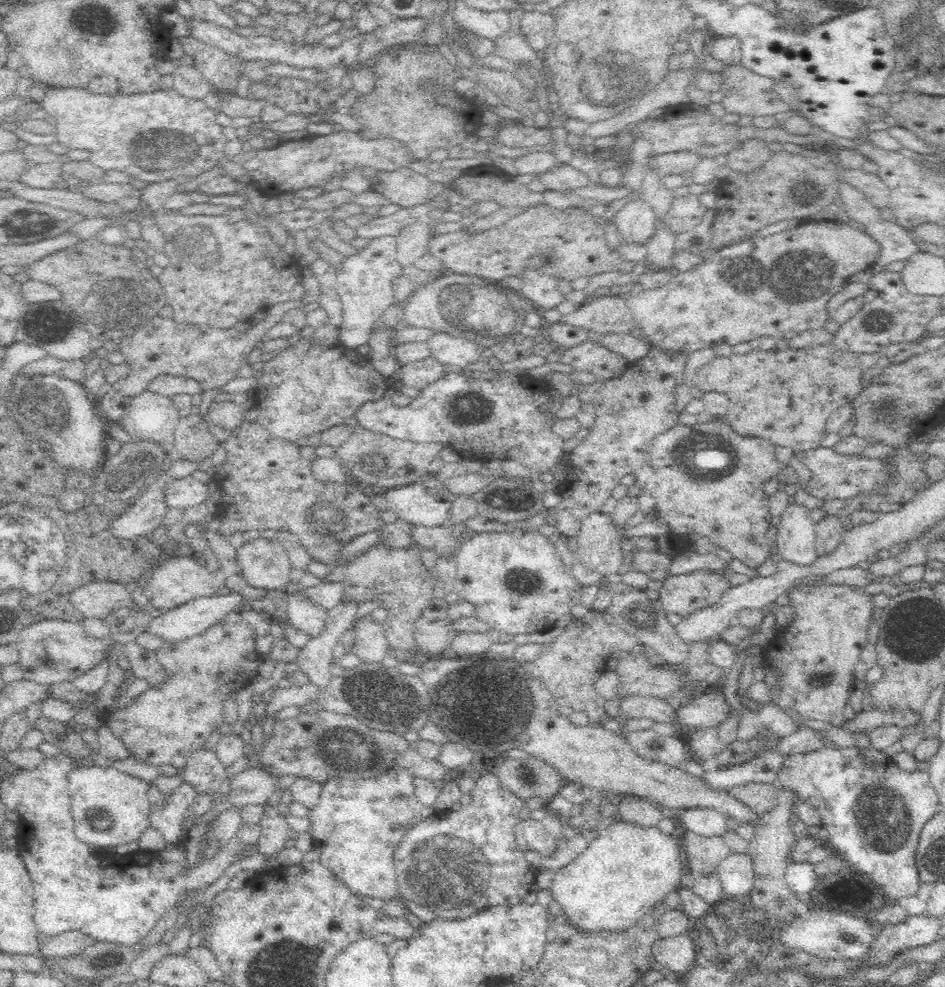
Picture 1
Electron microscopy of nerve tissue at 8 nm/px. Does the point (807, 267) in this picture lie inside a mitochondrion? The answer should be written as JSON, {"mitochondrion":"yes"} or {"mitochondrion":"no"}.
{"mitochondrion":"yes"}

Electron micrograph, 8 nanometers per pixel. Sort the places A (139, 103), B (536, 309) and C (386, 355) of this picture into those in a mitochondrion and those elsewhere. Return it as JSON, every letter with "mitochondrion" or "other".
{"A":"other","B":"other","C":"other"}

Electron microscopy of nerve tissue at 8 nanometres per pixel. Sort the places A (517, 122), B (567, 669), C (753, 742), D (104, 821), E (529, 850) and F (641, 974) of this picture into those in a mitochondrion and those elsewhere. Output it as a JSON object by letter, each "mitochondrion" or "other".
{"A":"other","B":"other","C":"other","D":"mitochondrion","E":"other","F":"other"}

